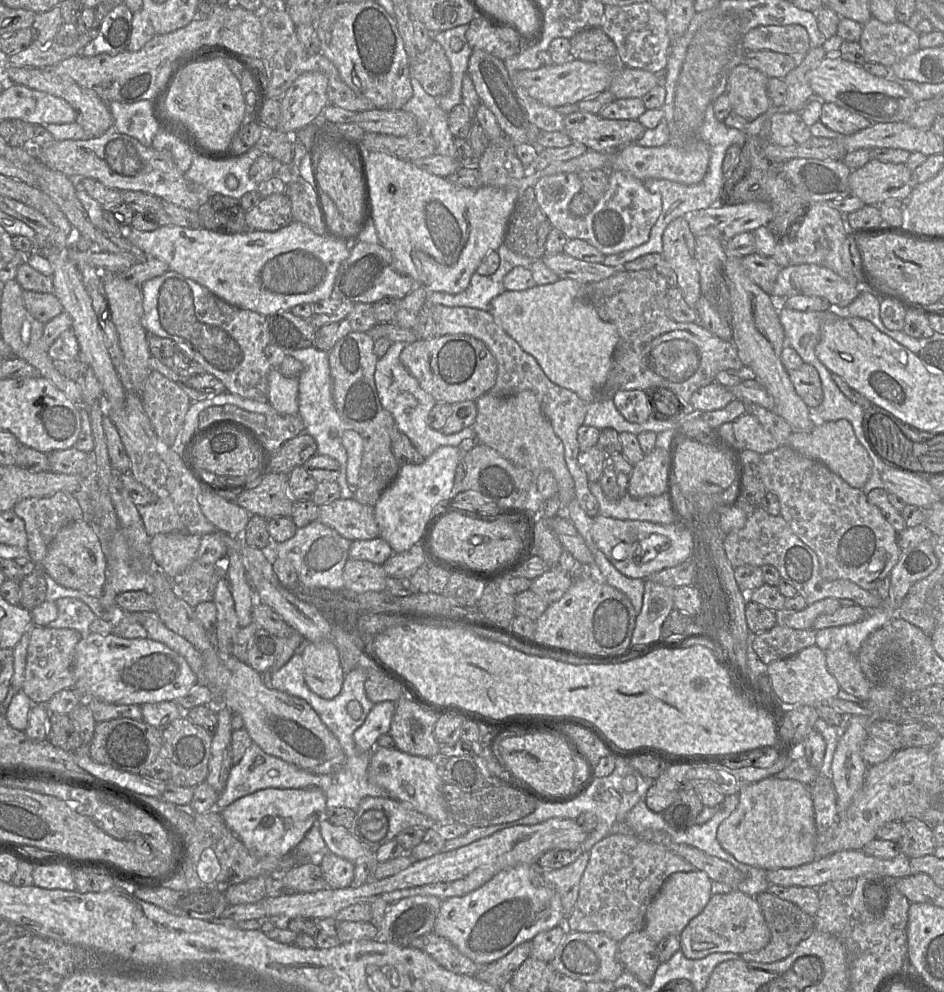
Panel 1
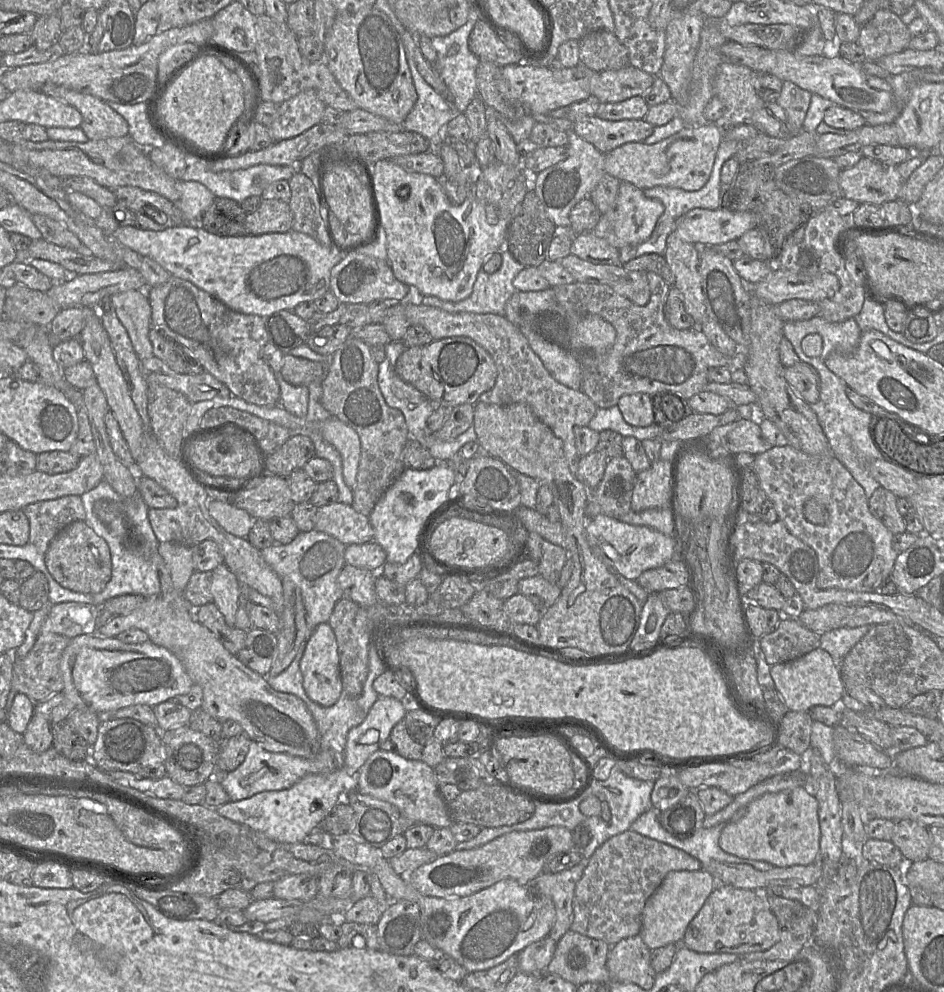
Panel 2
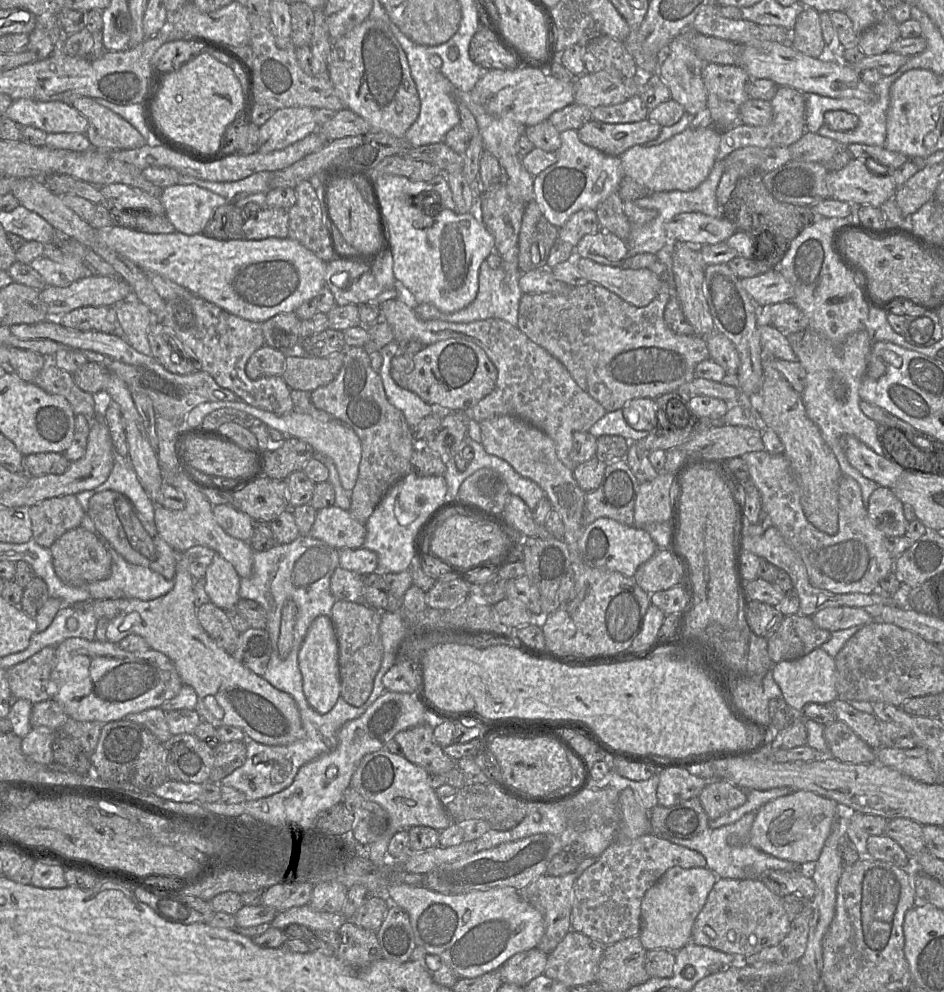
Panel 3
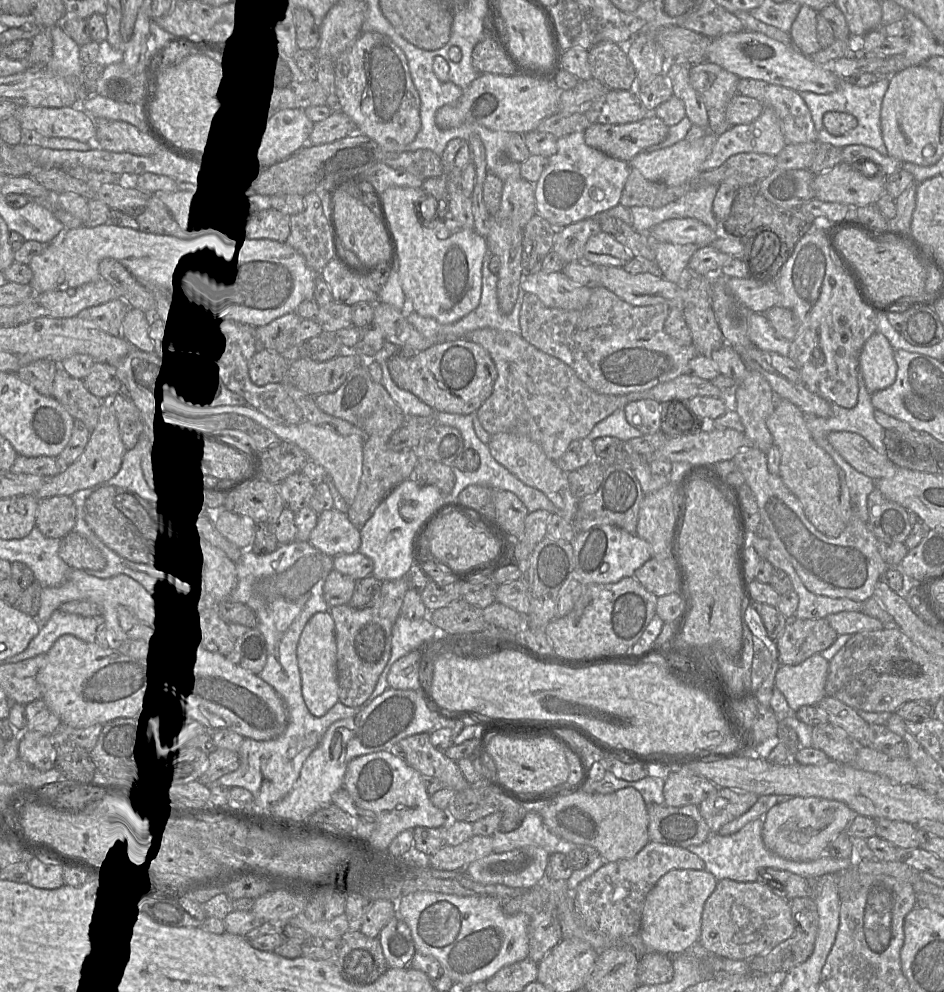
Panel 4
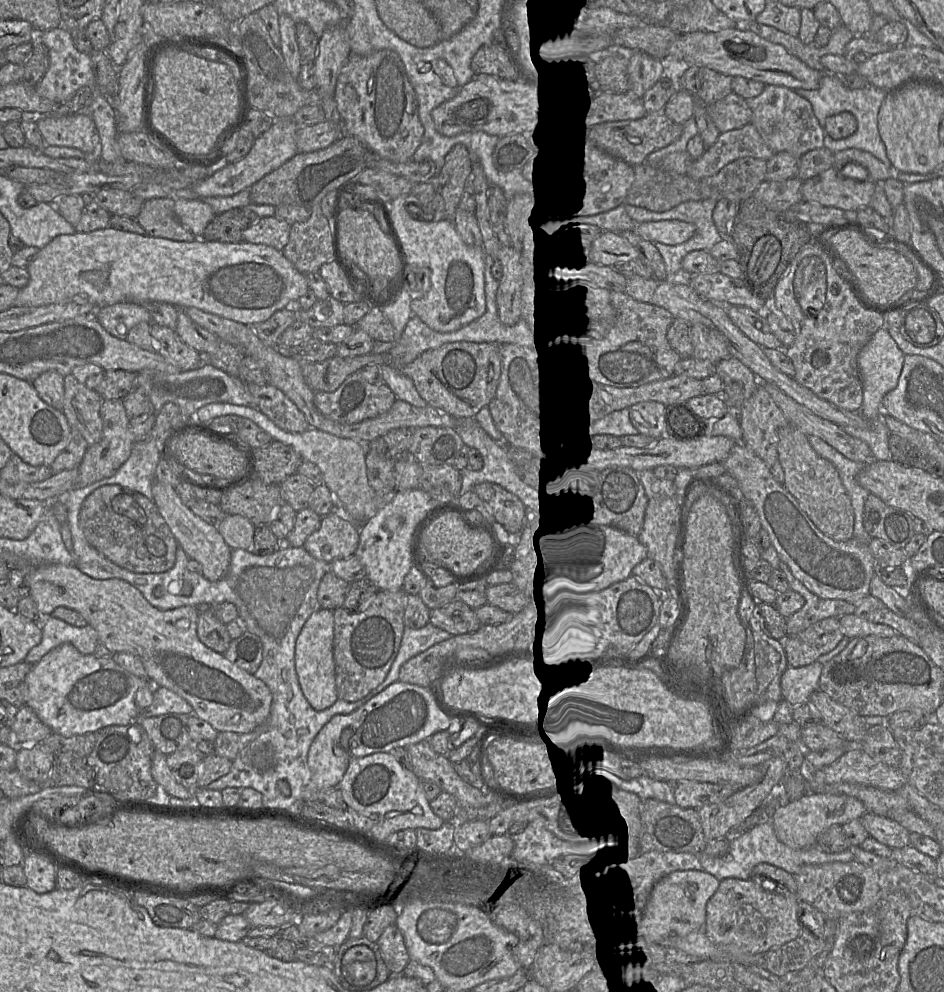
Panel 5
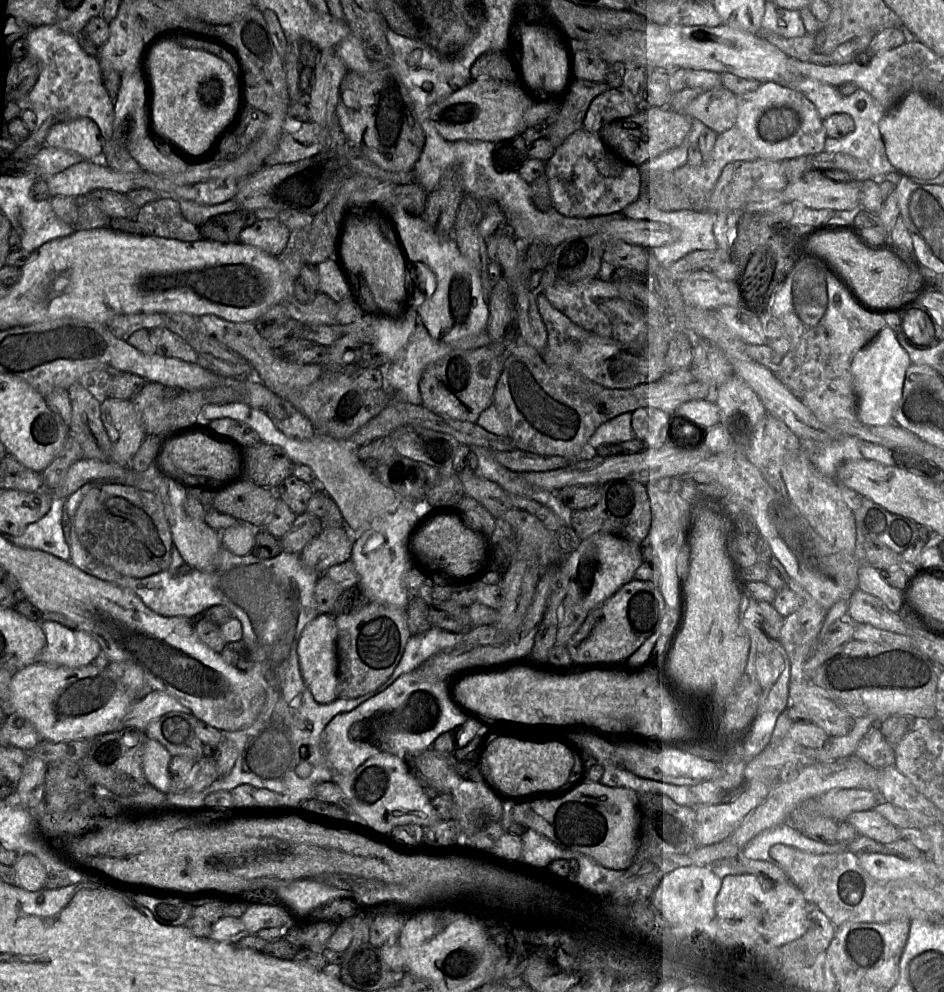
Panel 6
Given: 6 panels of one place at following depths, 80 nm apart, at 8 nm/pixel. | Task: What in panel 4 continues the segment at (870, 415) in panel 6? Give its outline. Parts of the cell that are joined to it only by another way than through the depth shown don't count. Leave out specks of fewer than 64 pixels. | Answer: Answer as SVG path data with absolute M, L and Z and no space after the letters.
M878 331L865 342L859 355L859 367L870 395L895 382L897 364L894 351L888 339Z

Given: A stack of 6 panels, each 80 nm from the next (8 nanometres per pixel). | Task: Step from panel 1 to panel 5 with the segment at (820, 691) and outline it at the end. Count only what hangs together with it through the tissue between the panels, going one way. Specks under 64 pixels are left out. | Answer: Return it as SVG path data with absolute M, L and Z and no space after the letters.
M814 661L801 667L787 667L781 677L781 692L792 707L809 702L811 694L819 689L823 664Z

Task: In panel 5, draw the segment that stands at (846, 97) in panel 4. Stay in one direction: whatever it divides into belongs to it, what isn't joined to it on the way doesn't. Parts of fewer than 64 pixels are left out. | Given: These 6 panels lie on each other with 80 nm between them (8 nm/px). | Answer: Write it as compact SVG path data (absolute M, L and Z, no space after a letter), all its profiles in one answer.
M823 73L817 89L796 89L794 91L809 101L814 115L822 128L824 128L825 119L828 116L846 111L850 112L855 117L857 129L852 135L843 139L835 140L826 134L826 132L824 133L823 143L825 148L831 150L832 152L850 148L860 149L869 152L886 166L892 167L891 162L887 158L885 146L878 131L878 113L887 94L886 91L873 85L867 85L860 89L849 89L843 84L840 76L830 73Z

